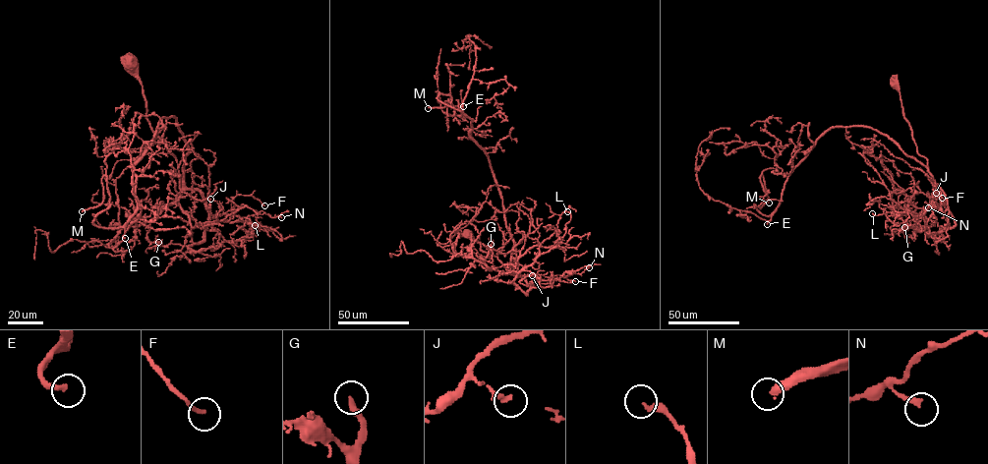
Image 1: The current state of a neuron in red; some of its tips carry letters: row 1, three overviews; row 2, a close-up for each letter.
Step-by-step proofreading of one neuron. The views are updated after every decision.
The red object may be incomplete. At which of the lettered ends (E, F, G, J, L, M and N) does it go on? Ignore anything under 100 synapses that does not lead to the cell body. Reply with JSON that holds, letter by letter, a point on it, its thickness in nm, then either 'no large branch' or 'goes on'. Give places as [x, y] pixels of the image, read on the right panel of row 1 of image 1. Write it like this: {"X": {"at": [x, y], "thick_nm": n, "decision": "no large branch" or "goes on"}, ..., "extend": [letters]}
{"E": {"at": [767, 224], "thick_nm": 280, "decision": "goes on"}, "F": {"at": [942, 198], "thick_nm": 170, "decision": "no large branch"}, "G": {"at": [904, 227], "thick_nm": 240, "decision": "no large branch"}, "J": {"at": [936, 193], "thick_nm": 170, "decision": "no large branch"}, "L": {"at": [872, 213], "thick_nm": 300, "decision": "no large branch"}, "M": {"at": [769, 202], "thick_nm": 360, "decision": "goes on"}, "N": {"at": [928, 207], "thick_nm": 260, "decision": "no large branch"}, "extend": ["E", "M"]}

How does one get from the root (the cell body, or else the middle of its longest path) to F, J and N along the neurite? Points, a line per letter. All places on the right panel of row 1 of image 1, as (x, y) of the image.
F: (894, 83), (917, 152), (926, 159), (946, 204), (941, 204), (936, 189), (942, 198)
J: (894, 83), (899, 91), (904, 117), (917, 152), (927, 160), (934, 185), (934, 202), (936, 193)
N: (894, 83), (917, 152), (926, 159), (933, 183), (946, 200), (946, 204), (934, 202), (928, 207)

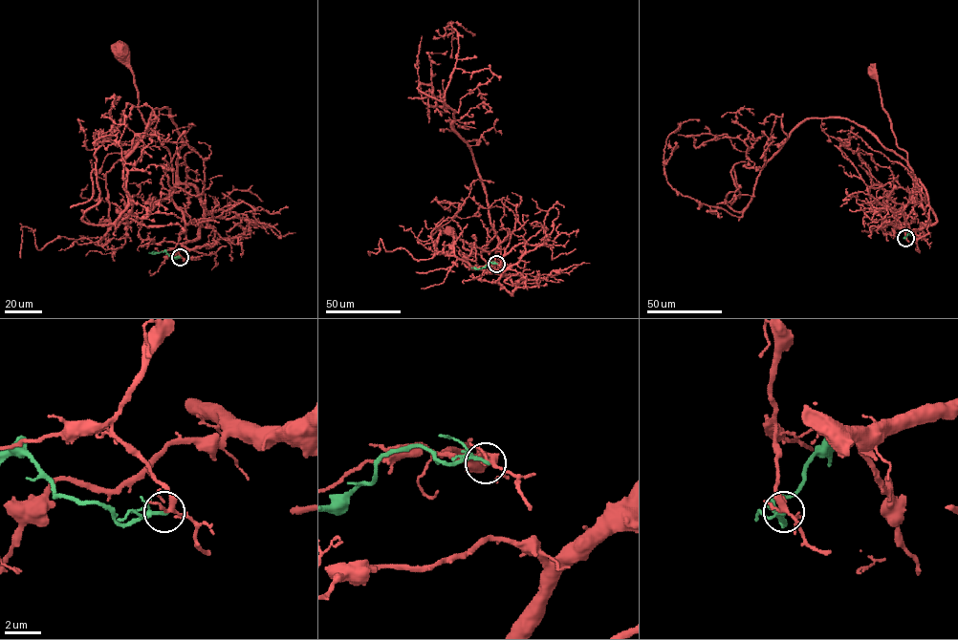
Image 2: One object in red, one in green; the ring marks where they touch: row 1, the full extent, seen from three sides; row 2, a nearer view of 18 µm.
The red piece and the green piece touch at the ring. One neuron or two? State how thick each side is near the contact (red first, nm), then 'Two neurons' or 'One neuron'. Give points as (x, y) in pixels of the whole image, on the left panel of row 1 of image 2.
Thickness 200 nm (red) against 150 nm. Two neurons

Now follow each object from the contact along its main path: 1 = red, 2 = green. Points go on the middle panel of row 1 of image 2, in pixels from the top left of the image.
1: (497, 264), (492, 263), (498, 266), (501, 261), (490, 272), (481, 255), (466, 249), (463, 242), (448, 229)
2: (497, 264), (489, 263), (478, 269), (471, 267)

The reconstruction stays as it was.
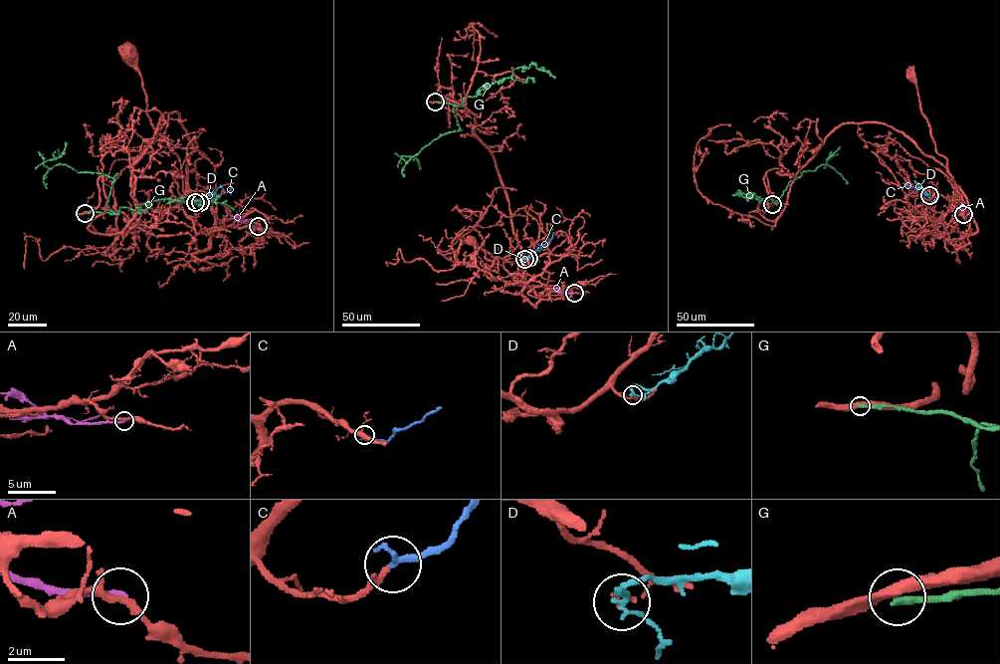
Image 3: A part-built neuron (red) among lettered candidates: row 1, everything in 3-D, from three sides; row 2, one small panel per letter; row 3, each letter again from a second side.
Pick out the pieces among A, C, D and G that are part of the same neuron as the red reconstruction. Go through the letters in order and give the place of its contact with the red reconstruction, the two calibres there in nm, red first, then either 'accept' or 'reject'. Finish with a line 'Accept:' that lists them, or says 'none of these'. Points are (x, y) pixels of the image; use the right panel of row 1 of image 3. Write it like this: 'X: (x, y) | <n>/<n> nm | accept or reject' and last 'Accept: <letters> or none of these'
A: (963, 214) | 200/220 nm | reject
C: (928, 194) | 200/170 nm | accept
D: (929, 195) | 130/180 nm | reject
G: (772, 204) | 440/280 nm | reject
Accept: C

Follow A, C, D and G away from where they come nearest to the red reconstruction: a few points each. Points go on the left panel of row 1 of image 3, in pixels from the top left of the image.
A: (258, 226), (246, 223), (241, 216), (229, 215)
C: (200, 201), (205, 203), (232, 187)
D: (195, 202), (204, 200), (220, 184)
G: (85, 213), (114, 213), (106, 202), (114, 179), (66, 164), (46, 166), (46, 161), (64, 153), (65, 141)

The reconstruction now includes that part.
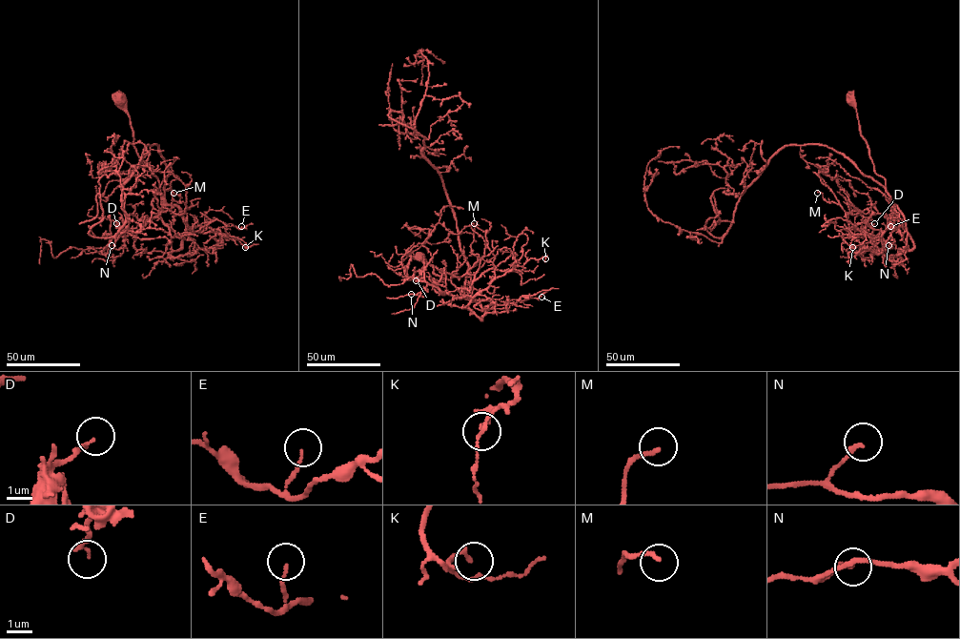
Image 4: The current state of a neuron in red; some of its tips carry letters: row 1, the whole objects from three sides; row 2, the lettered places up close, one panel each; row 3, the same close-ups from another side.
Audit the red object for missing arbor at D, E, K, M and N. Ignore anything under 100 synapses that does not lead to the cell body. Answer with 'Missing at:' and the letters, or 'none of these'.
Missing at: none of these

